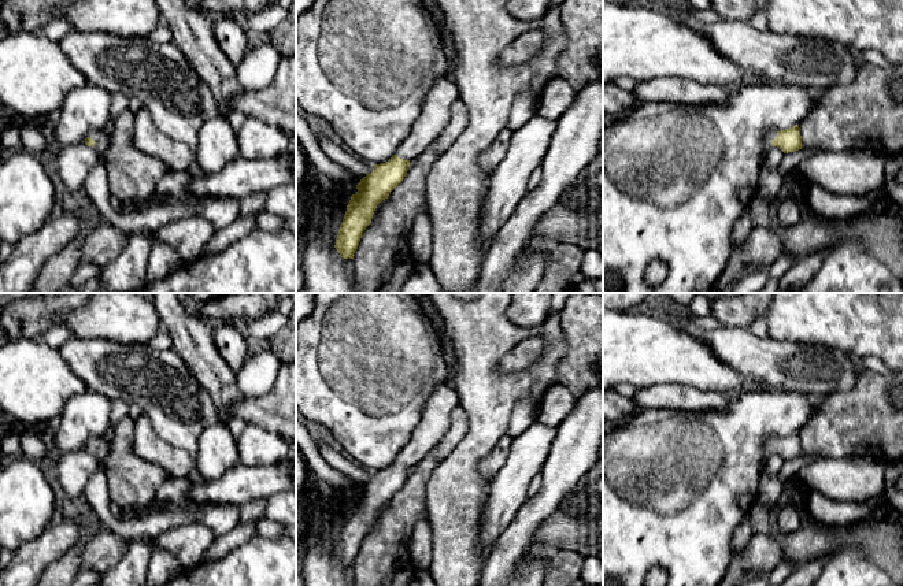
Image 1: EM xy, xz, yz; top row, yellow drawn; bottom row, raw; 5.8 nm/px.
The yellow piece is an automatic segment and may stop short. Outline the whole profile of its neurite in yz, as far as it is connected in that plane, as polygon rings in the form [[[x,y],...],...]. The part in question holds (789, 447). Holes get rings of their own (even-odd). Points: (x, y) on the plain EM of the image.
[[[799,431],[793,434],[767,440],[765,444],[765,453],[762,460],[762,471],[765,470],[767,459],[773,455],[780,455],[784,460],[802,456],[802,442]]]

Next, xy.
[[[106,435],[90,438],[85,445],[85,452],[92,453],[99,460],[99,467],[104,468],[110,455],[110,438]]]

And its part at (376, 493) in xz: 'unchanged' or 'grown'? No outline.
grown

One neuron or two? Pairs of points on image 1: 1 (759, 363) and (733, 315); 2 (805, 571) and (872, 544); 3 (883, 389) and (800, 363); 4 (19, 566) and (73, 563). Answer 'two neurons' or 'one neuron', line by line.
1: two neurons
2: two neurons
3: two neurons
4: two neurons

